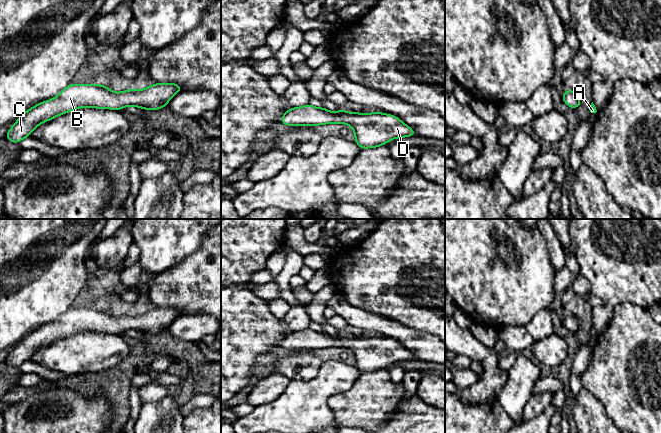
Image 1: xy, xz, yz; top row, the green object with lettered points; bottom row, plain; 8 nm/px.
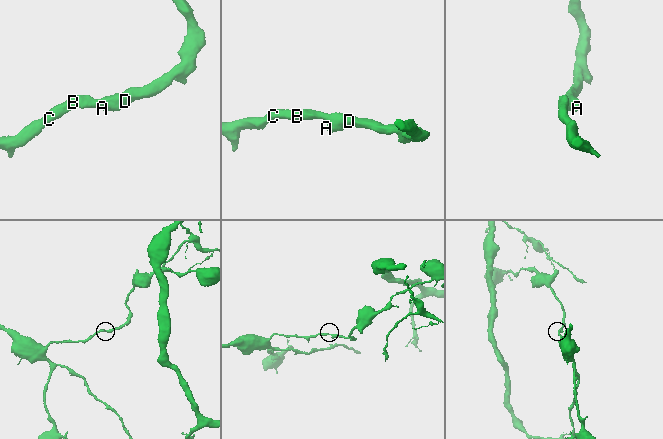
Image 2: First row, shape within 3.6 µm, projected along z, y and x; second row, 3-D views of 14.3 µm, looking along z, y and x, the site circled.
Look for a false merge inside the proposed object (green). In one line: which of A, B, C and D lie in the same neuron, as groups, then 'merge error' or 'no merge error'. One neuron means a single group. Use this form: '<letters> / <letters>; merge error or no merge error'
A B C D; no merge error

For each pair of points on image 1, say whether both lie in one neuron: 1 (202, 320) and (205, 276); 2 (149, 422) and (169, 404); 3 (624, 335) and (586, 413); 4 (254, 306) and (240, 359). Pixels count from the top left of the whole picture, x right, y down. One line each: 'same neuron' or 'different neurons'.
1: different neurons
2: same neuron
3: different neurons
4: same neuron

